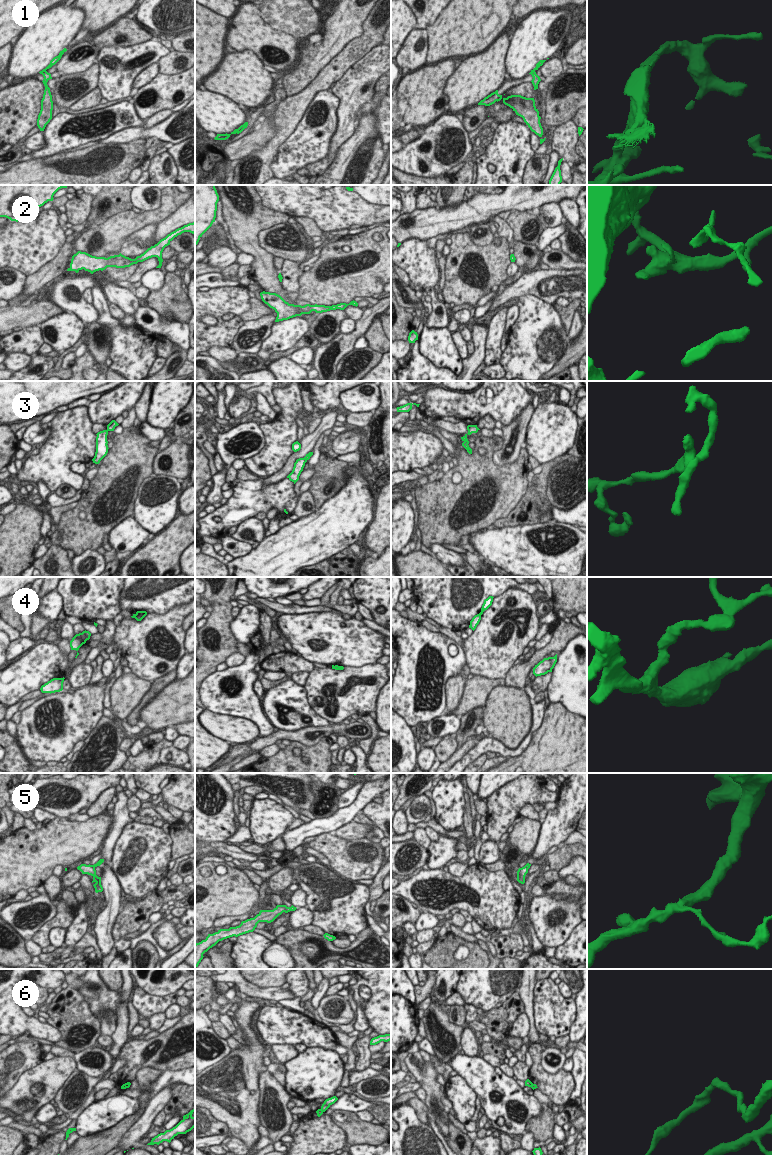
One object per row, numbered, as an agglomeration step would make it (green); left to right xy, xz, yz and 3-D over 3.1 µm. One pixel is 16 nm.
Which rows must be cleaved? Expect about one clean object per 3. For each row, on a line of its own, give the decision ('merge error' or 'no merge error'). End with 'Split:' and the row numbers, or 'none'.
1: merge error
2: no merge error
3: merge error
4: merge error
5: merge error
6: merge error
Split: 1, 3, 4, 5, 6

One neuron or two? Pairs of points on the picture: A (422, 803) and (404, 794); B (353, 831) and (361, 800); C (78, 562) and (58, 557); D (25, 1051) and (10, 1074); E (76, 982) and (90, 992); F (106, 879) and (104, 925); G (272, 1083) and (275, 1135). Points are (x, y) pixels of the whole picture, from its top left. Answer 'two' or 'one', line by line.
A: two
B: two
C: two
D: one
E: two
F: one
G: one

